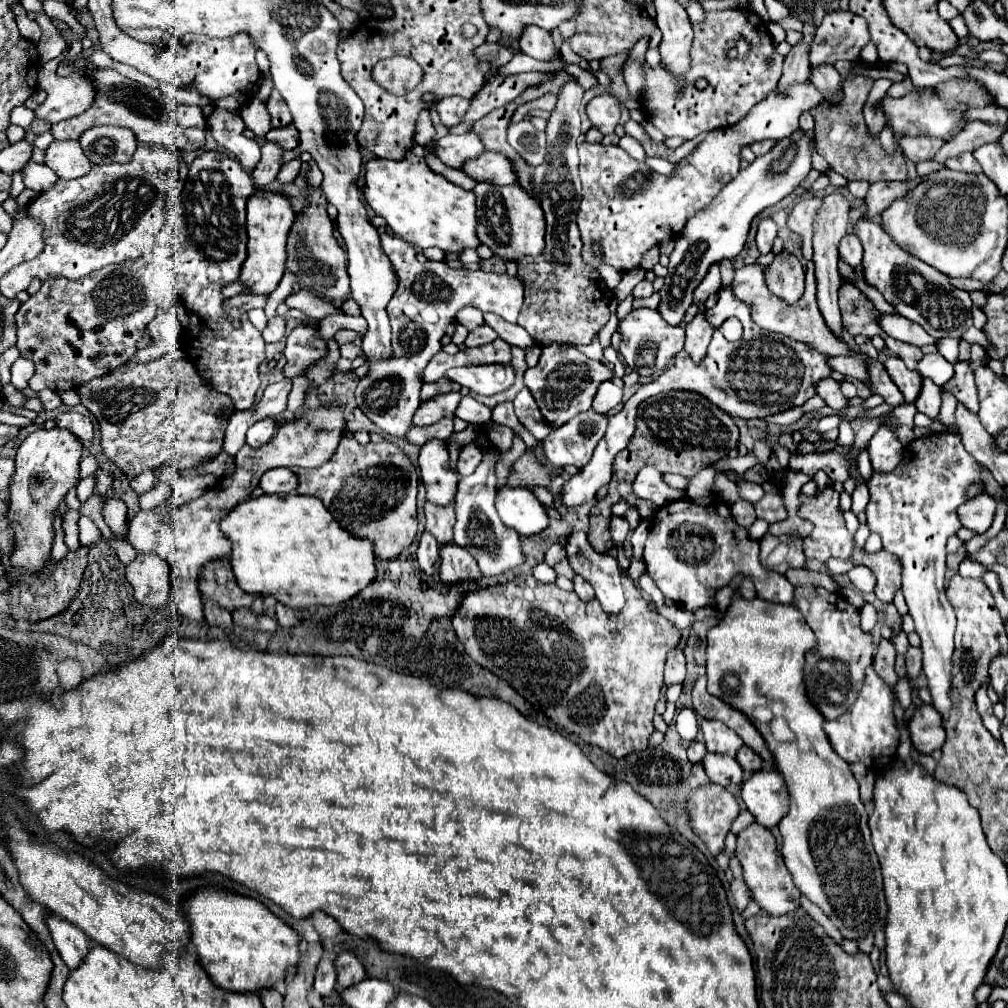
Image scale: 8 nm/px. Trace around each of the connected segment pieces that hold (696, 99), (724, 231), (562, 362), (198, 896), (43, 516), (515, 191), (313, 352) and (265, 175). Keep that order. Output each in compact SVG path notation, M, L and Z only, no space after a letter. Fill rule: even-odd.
M751 10L705 12L703 22L695 22L693 30L689 70L683 76L673 76L663 62L655 68L643 62L645 88L639 96L639 106L647 120L651 120L665 136L679 136L683 140L737 124L749 108L777 86L783 68L783 56L773 48L763 20ZM733 46L739 50L737 60L727 58L727 52Z
M797 130L795 136L781 140L769 154L759 156L755 162L743 168L729 184L723 186L723 190L715 196L715 200L707 208L703 208L701 212L693 214L691 220L687 220L683 232L679 232L675 240L675 250L669 256L667 266L669 274L665 278L665 286L659 290L661 302L657 306L657 312L663 316L667 324L679 326L683 322L685 312L693 302L693 292L705 278L707 270L725 258L735 258L745 246L753 218L765 208L789 196L807 176L809 170L811 170L809 138Z
M549 344L543 348L539 364L535 368L527 368L525 386L531 390L547 426L555 430L563 426L567 420L571 420L575 414L589 410L599 384L611 378L613 378L613 372L607 366L587 358L577 348Z
M205 888L195 892L191 898L187 898L183 902L183 910L189 918L191 942L199 952L201 966L207 970L213 984L227 992L257 994L261 988L273 988L275 982L285 980L289 966L299 964L301 936L289 924L285 924L281 918L277 918L273 912L269 912L261 902L253 898L241 898L219 888Z
M65 428L35 430L19 446L15 456L15 476L11 484L11 526L15 528L17 550L11 556L13 566L41 568L43 560L51 560L53 512L59 510L69 488L79 482L79 458L83 444Z
M479 182L475 186L477 196L477 236L481 244L487 244L503 260L519 260L521 256L539 256L545 244L545 218L541 204L529 192L523 192L519 184L497 186L489 182Z
M301 322L287 336L287 348L283 354L287 358L283 374L287 378L295 378L327 354L327 342L319 336L317 328Z
M269 140L263 146L263 156L261 162L257 164L257 168L253 170L253 182L257 190L265 190L269 182L275 180L279 168L281 168L281 154L285 150L279 148L279 144L271 144Z

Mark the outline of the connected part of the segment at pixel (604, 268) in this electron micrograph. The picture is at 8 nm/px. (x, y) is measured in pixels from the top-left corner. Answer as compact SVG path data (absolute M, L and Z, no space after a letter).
M601 262L599 266L597 266L597 270L599 270L599 274L603 276L603 280L607 282L607 286L611 288L611 290L615 290L615 286L621 282L621 278L623 278L623 274L619 272L619 270L615 270L615 268L611 268L609 264L605 264L605 262Z

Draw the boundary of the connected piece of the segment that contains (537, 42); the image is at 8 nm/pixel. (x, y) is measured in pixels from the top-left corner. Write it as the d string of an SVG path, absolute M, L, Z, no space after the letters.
M539 26L525 28L523 36L519 40L519 46L521 46L523 54L527 54L535 60L541 60L541 62L551 62L557 54L557 46L553 42L553 36Z

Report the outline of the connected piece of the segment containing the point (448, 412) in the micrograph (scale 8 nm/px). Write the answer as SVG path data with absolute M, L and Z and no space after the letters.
M449 392L449 394L437 394L437 396L421 402L421 406L417 408L417 412L413 416L413 424L429 426L429 424L439 422L445 416L453 416L459 400L461 400L459 392Z

